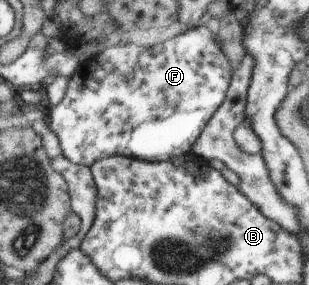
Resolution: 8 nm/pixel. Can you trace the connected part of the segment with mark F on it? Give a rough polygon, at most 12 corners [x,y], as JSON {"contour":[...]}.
{"contour":[[214,25],[78,63],[64,157],[173,160],[231,82]]}

